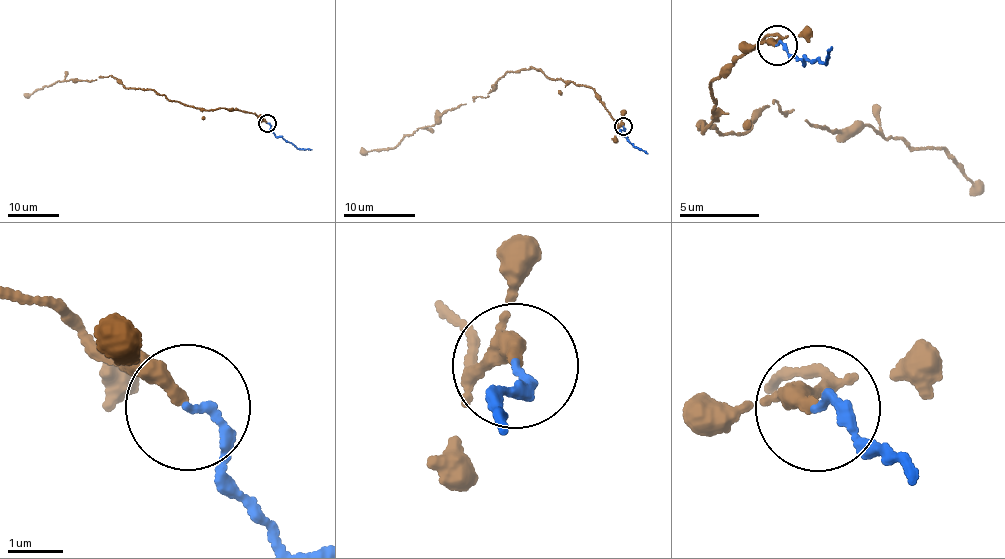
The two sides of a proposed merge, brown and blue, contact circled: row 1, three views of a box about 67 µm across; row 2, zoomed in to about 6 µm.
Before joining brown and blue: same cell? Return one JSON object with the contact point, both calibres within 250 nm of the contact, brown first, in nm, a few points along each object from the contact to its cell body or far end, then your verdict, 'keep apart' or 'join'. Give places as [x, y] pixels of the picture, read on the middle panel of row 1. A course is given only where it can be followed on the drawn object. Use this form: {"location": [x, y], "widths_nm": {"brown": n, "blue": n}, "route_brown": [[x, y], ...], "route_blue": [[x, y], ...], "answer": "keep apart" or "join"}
{"location": [623, 126], "widths_nm": {"brown": 280, "blue": 140}, "route_brown": [[621, 126], [586, 86], [527, 69], [499, 77], [487, 96], [443, 111], [434, 125], [397, 146], [359, 151]], "route_blue": [[623, 126], [621, 136], [647, 154]], "answer": "join"}

